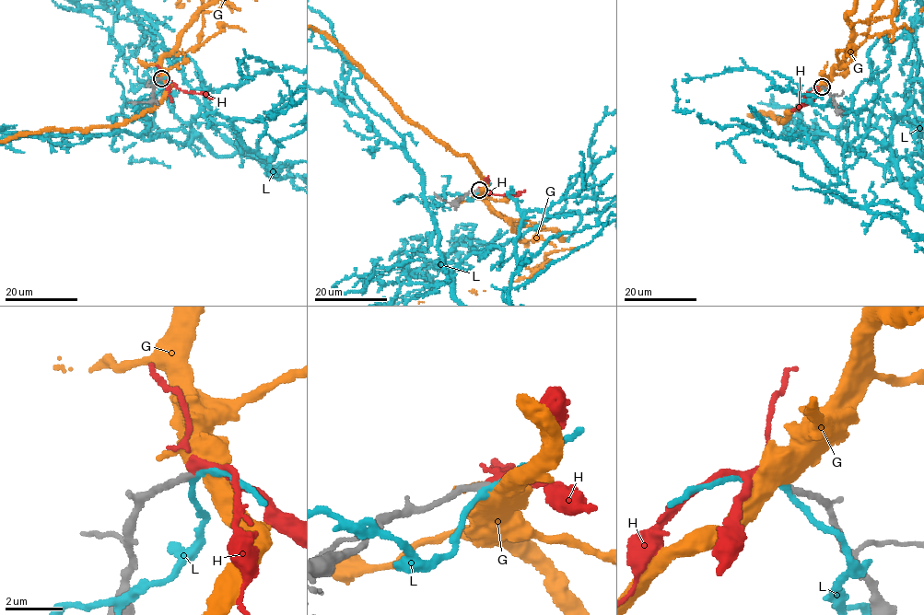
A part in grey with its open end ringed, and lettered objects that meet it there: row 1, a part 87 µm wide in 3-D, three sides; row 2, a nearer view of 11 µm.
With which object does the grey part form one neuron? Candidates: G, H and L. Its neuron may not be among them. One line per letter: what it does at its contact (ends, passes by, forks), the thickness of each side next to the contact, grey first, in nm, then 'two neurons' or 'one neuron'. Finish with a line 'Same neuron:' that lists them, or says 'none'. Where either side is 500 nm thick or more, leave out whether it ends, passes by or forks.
G: calibres 240 and 600 nm; two neurons
H: it passes by; calibres 240 and 200 nm; one neuron
L: it passes by; calibres 260 and 190 nm; two neurons
Same neuron: H

